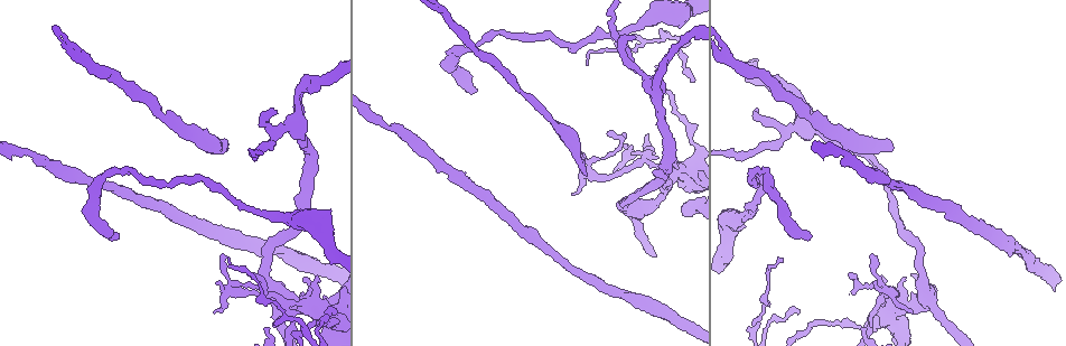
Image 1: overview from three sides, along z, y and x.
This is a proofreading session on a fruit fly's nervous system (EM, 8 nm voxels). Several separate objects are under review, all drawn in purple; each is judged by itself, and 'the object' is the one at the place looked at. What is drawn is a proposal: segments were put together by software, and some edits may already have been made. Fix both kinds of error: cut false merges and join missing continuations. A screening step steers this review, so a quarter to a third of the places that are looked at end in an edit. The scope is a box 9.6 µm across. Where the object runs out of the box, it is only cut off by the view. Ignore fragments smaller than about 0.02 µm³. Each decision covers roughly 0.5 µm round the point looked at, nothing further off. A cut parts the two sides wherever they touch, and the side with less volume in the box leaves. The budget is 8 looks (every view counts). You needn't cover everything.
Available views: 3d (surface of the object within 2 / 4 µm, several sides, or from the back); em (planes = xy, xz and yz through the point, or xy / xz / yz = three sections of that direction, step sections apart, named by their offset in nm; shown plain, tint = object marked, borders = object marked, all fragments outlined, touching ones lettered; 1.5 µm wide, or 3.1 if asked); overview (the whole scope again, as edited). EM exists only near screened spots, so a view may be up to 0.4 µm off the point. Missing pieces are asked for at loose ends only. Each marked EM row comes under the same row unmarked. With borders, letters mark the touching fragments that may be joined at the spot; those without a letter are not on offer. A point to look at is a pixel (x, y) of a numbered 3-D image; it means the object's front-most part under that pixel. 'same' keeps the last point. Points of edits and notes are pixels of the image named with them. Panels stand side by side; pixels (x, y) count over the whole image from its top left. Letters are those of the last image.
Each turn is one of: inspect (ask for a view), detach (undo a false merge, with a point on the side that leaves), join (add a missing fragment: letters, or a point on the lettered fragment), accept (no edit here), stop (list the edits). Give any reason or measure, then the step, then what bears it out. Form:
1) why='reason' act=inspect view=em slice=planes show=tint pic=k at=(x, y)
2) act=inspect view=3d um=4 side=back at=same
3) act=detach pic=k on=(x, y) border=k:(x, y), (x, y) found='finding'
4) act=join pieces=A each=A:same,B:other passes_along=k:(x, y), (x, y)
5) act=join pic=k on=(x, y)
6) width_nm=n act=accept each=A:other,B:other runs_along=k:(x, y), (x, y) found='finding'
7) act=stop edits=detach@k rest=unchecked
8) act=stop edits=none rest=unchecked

why='abrupt turn' act=inspect view=3d um=2 pic=1 at=(891, 305)

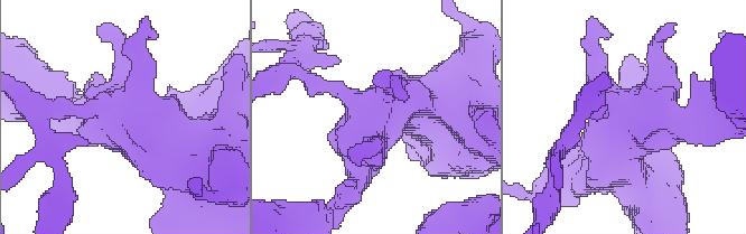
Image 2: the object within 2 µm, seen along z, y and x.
act=inspect view=em slice=yz step=4 show=tint pic=2 at=(640, 120)

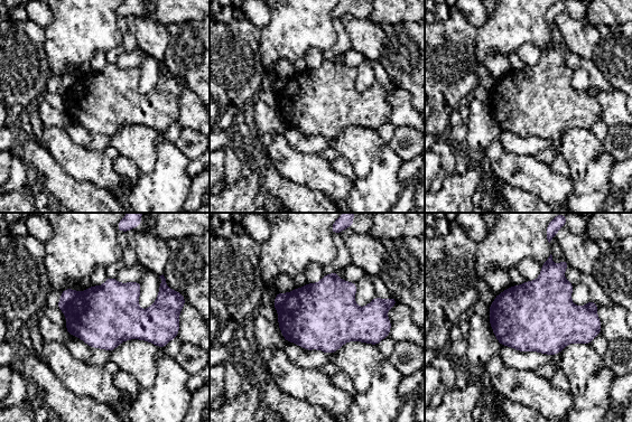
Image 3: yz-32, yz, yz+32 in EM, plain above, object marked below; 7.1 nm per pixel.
why='another direction' act=inspect view=em slice=planes show=borders at=same

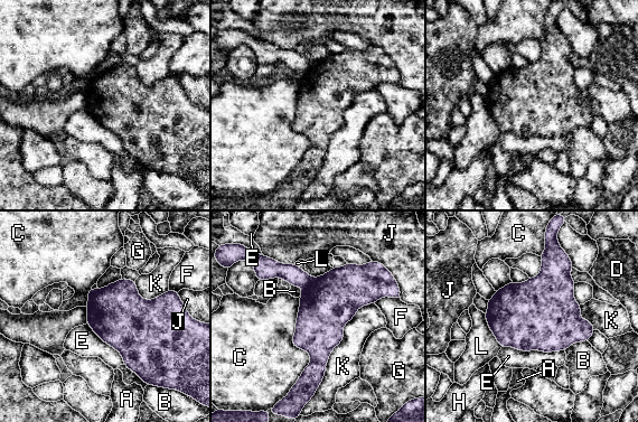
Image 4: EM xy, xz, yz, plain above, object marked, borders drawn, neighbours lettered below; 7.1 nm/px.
width_nm=400 act=detach pic=4 on=(291, 273) each=A:other,B:other,C:other,D:other,E:other,F:other,G:other,H:other,J:other,K:other,L:other border=4:(315, 279), (303, 290) found='two cells meet here'

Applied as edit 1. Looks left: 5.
why='arms part here' act=inspect view=3d um=4 pic=1 at=(634, 69)

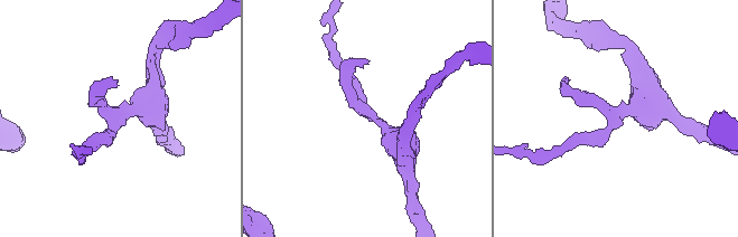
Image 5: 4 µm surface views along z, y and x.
arms=3 arm_widths_nm=170,190,420 act=inspect view=em slice=yz step=8 show=borders pic=5 at=(616, 118)

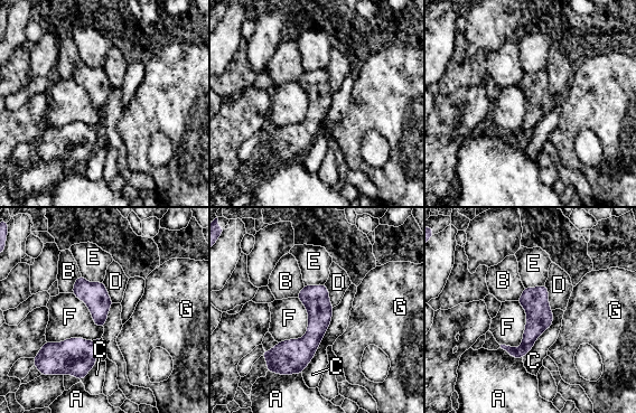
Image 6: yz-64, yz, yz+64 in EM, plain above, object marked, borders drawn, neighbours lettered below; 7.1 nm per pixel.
act=accept each=A:other,B:other,C:other,D:other,E:other,F:other,G:other border=6:(544, 284), (552, 309) found='all the same cell'

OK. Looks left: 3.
why='sudden change in width' act=inspect view=3d um=2 pic=1 at=(845, 151)

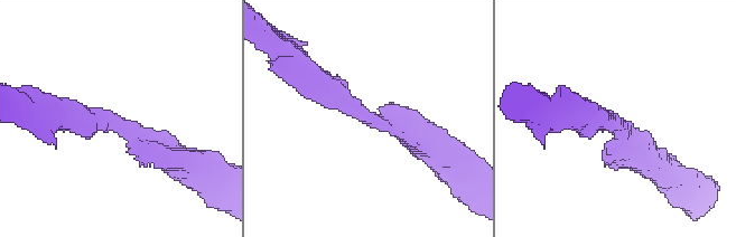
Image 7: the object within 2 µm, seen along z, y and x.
arm_widths_nm=220,280 why='shape alone is not enough' act=inspect view=em slice=xz step=8 show=tint pic=7 at=(375, 116)

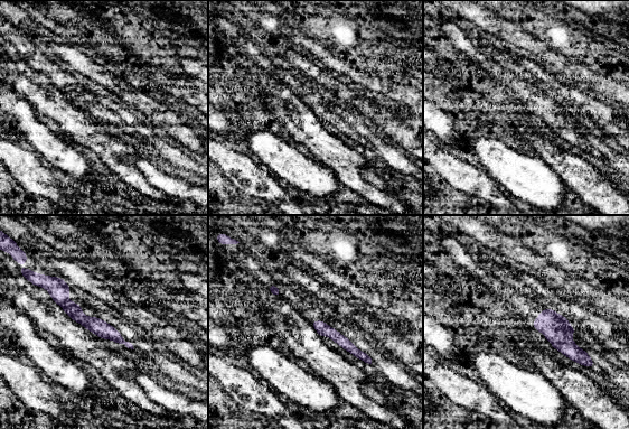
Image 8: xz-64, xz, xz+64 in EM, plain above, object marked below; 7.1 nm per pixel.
why='another direction' act=inspect view=em slice=planes show=borders at=same

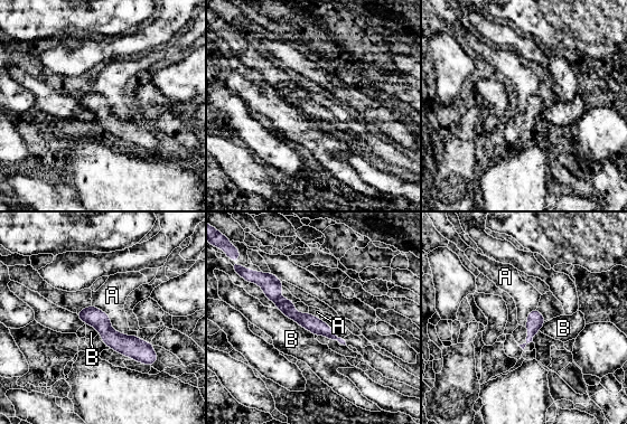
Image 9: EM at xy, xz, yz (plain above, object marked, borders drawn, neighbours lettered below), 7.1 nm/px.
longest_contact=B:340nm act=accept each=A:other,B:other found='all the same cell'

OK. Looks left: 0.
act=stop edits=detach@4 rest=unchecked

